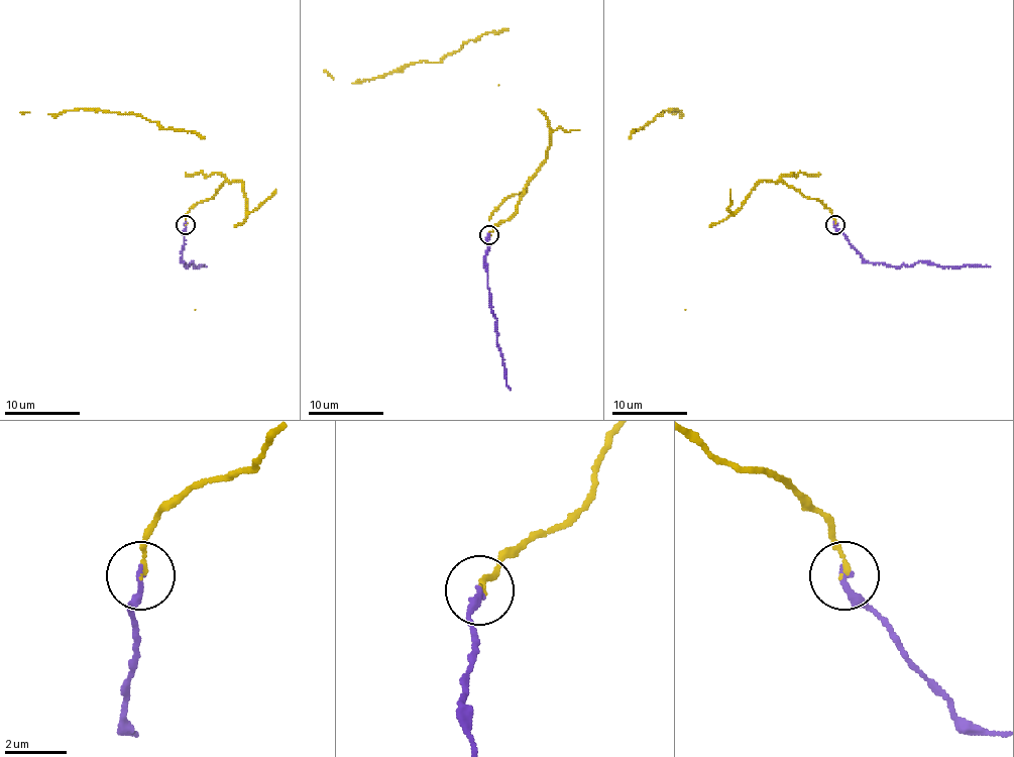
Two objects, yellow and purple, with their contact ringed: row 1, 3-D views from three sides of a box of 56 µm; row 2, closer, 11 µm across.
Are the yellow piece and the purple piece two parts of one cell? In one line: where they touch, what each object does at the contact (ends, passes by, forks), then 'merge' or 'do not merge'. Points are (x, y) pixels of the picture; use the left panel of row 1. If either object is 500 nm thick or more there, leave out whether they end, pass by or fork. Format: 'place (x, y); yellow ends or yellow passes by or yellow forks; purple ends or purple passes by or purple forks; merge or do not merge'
place (185, 224); yellow ends; purple ends; merge

